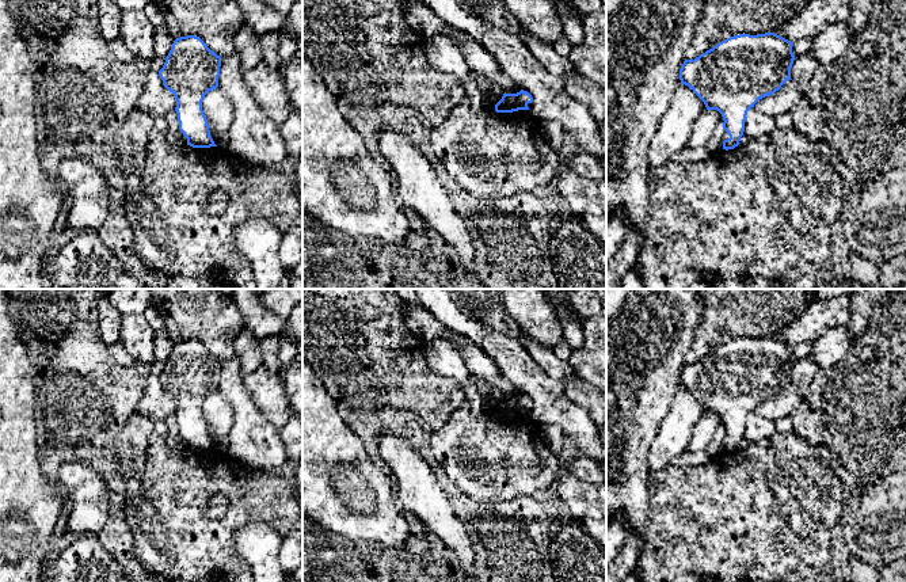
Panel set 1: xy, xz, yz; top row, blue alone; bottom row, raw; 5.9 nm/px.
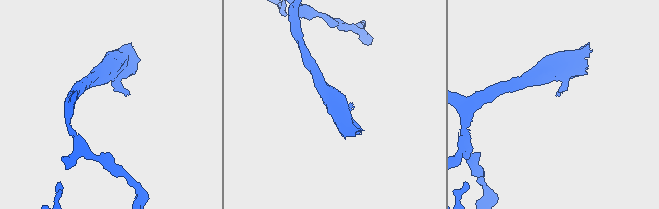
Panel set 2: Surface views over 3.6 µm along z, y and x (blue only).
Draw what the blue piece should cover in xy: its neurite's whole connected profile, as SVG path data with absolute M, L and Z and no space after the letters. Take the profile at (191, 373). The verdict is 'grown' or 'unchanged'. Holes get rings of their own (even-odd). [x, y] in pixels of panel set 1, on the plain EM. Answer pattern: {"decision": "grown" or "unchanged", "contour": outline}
{"decision": "unchanged", "contour": "M195 339L176 342L159 374L176 403L179 434L193 452L217 450L202 414L205 399L218 391L221 361Z"}

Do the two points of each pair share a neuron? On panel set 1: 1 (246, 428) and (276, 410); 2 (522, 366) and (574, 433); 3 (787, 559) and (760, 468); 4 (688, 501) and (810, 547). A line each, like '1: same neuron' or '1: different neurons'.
1: different neurons
2: same neuron
3: same neuron
4: same neuron

